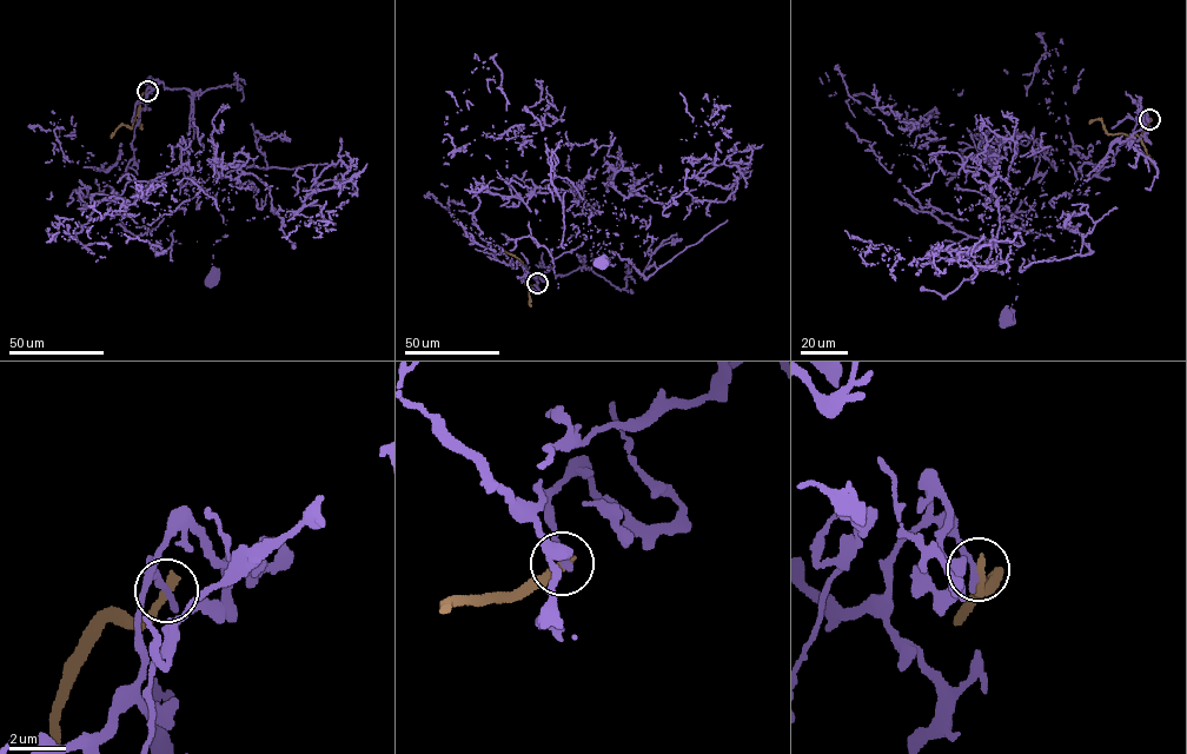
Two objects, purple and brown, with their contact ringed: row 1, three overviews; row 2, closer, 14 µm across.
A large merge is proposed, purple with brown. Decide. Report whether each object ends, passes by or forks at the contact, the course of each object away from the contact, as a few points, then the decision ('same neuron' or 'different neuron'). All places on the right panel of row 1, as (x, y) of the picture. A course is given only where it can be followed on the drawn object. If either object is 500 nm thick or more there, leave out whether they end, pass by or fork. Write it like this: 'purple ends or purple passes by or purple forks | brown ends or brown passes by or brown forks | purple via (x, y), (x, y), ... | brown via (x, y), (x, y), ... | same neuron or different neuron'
purple ends | brown ends | purple via (1149, 119), (1099, 171), (981, 140), (1005, 318) | brown via (1149, 119), (1139, 136), (1107, 134), (1099, 119), (1089, 124) | different neuron

